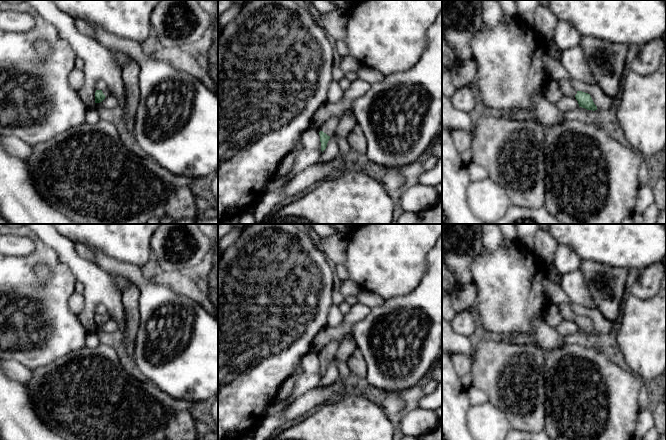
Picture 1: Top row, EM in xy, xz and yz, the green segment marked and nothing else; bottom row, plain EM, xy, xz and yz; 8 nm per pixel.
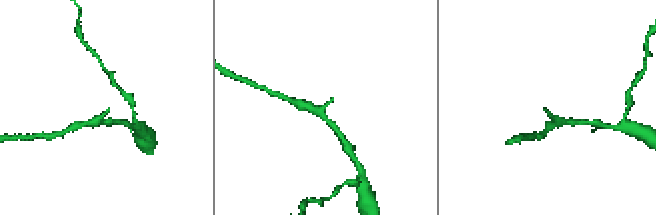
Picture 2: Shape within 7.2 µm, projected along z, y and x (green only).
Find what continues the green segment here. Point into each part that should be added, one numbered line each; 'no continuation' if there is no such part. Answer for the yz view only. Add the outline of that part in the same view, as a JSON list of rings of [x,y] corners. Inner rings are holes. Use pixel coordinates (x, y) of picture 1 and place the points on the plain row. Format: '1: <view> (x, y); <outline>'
1: yz (567, 313); [[[559,304],[559,311],[562,319],[565,321],[575,321],[575,319],[577,318],[577,314],[571,309],[568,304]]]

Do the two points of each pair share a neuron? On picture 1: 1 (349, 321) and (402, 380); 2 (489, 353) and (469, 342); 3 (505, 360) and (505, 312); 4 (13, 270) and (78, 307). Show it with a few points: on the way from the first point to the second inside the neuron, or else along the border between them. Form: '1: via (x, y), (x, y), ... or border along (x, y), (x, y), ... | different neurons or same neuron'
1: border along (370, 309), (353, 326), (350, 333) | different neurons
2: border along (476, 339), (473, 355) | different neurons
3: border along (481, 334), (504, 338) | different neurons
4: border along (74, 291), (69, 299), (69, 307), (77, 315) | different neurons

